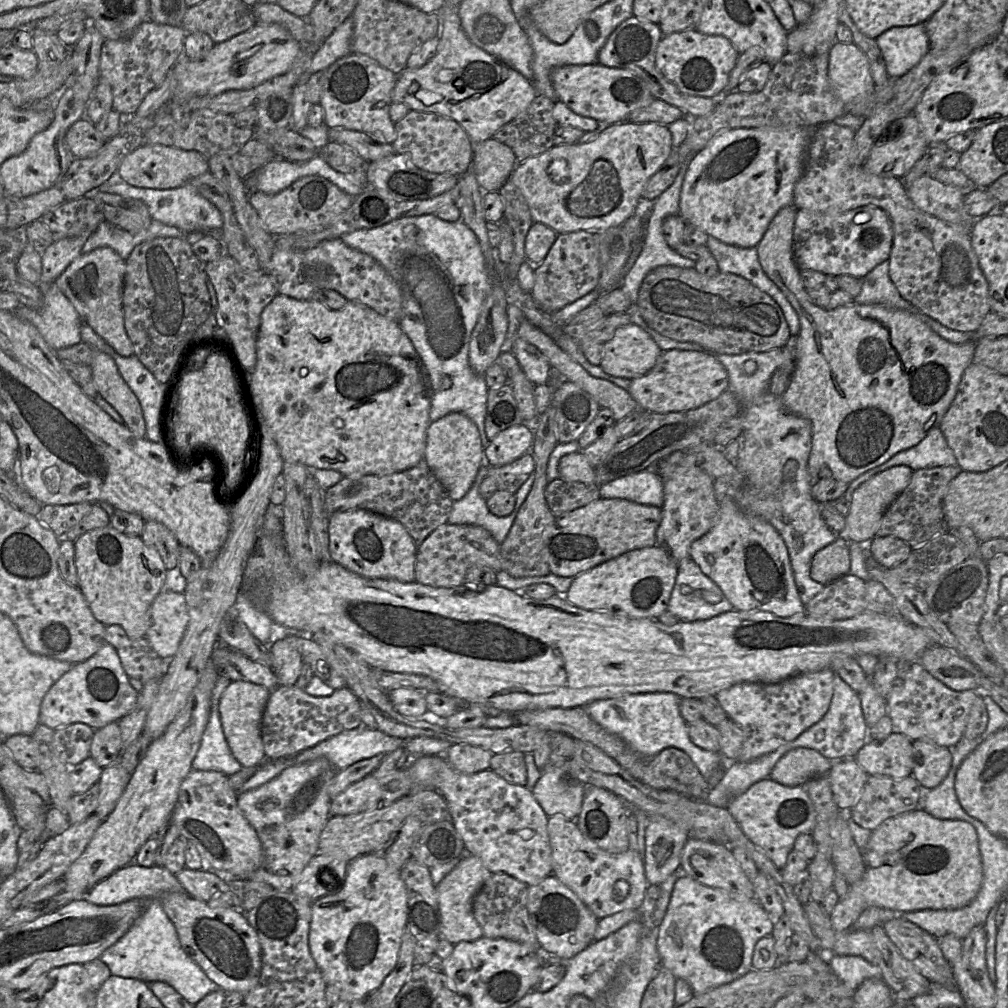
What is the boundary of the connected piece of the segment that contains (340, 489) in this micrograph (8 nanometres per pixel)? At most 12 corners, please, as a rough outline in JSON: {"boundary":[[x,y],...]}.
{"boundary":[[424,461],[343,477],[328,517],[366,510],[400,522],[418,548],[453,501]]}

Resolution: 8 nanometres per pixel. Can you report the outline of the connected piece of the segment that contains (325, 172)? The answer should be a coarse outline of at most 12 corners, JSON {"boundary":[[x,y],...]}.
{"boundary":[[319,155],[271,160],[248,176],[248,192],[276,194],[305,176],[323,177],[353,198],[365,188]]}

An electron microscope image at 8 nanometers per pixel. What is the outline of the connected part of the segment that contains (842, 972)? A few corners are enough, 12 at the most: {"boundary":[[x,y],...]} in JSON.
{"boundary":[[829,955],[829,966],[849,989],[881,970],[861,956]]}

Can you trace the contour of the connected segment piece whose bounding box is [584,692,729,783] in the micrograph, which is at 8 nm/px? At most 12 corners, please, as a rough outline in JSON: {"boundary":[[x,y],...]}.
{"boundary":[[670,692],[625,694],[584,709],[649,759],[690,757],[714,783],[729,762],[692,742]]}

